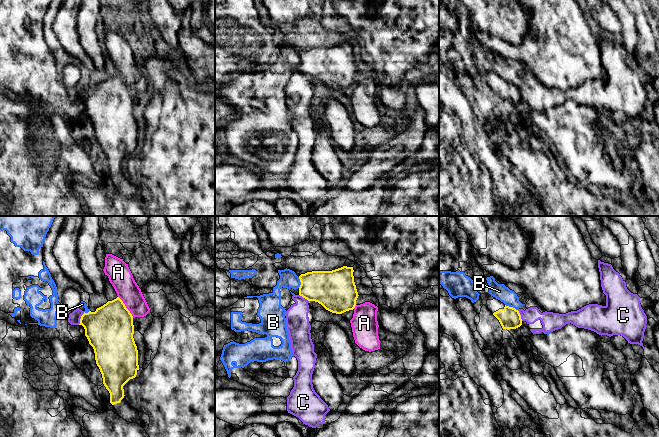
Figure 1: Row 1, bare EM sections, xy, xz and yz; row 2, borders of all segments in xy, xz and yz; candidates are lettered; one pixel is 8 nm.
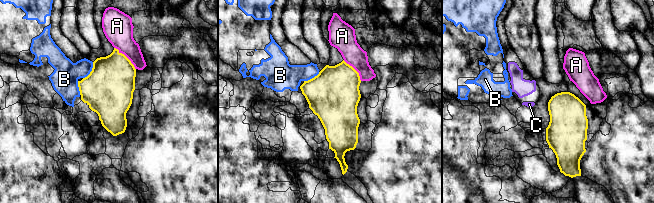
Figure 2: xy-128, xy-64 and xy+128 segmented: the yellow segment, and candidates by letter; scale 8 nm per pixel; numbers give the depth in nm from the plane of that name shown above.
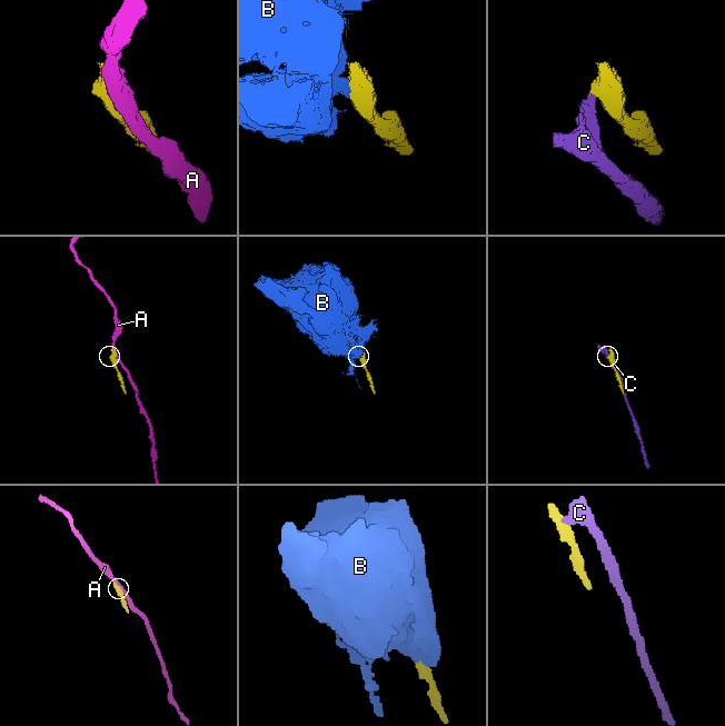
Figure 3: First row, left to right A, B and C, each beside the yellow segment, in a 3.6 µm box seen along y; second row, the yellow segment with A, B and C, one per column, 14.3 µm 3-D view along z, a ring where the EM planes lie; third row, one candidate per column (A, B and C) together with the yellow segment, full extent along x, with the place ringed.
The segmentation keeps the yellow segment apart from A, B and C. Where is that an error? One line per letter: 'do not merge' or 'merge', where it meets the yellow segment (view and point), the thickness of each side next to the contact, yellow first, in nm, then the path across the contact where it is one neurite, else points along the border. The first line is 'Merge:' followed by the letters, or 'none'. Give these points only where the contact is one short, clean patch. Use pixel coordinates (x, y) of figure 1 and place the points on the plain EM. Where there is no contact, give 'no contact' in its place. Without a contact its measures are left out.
Merge: none
A: do not merge | xy (125, 82) | 380/190 nm
B: do not merge | yz (511, 83) | 170/120 nm | along yz (505, 80), (517, 86)
C: do not merge | xy (81, 94) | 380/100 nm | along xy (84, 88), (78, 100)

